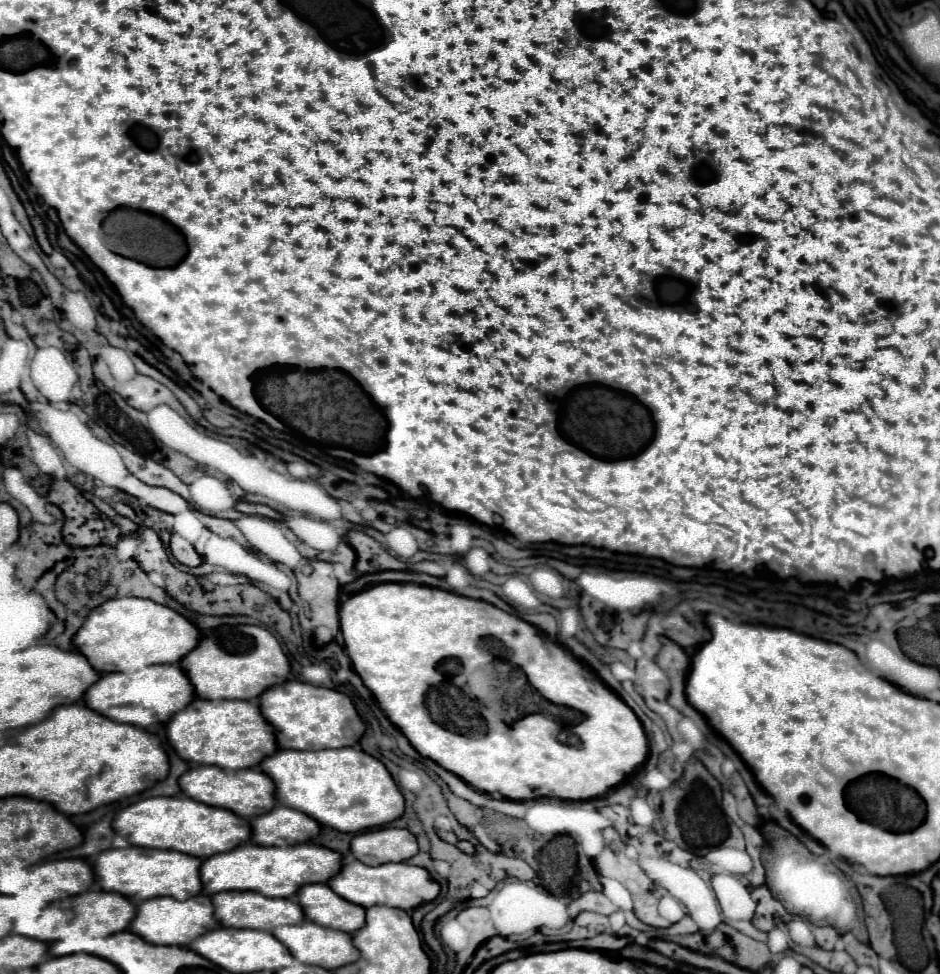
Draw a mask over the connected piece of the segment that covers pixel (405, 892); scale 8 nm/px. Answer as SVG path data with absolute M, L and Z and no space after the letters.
M359 860L353 862L345 862L341 866L341 870L329 878L327 886L339 894L341 898L345 898L351 904L357 906L393 906L393 908L401 908L401 910L413 910L425 902L431 902L437 898L439 894L439 884L433 882L429 878L429 872L425 868L419 866L409 866L409 864L381 864L381 866L367 866Z

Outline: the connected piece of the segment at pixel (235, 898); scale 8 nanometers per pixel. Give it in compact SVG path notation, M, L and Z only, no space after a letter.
M217 892L211 900L215 906L215 920L225 928L253 928L269 932L275 926L299 924L305 920L301 906L287 898L267 898L257 892Z

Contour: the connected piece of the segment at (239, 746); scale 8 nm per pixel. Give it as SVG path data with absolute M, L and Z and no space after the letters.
M195 698L167 722L167 742L179 758L191 764L211 764L223 768L253 768L267 754L277 750L275 732L259 714L255 700L203 700Z

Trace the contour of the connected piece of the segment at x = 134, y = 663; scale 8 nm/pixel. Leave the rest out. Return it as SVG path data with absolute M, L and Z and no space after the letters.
M113 598L91 610L73 636L73 646L99 674L131 672L151 664L177 664L195 648L197 628L175 610L145 598Z

